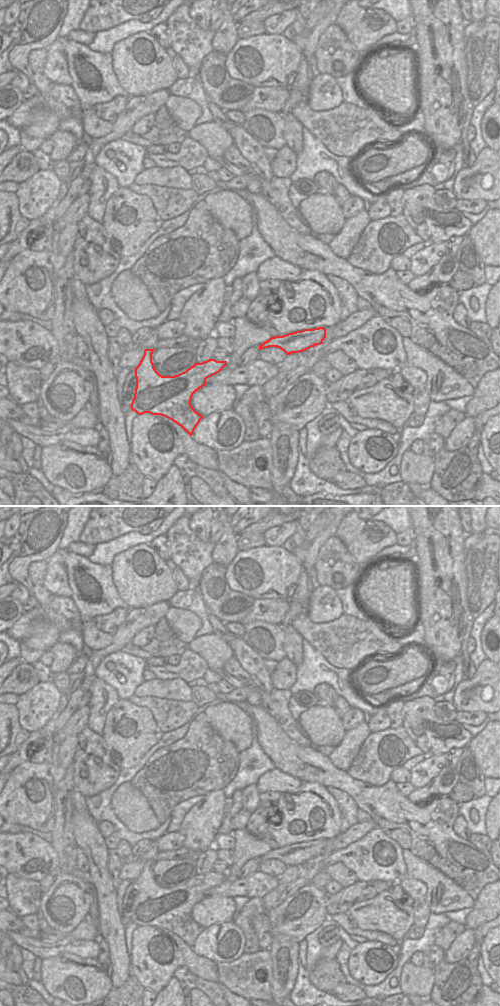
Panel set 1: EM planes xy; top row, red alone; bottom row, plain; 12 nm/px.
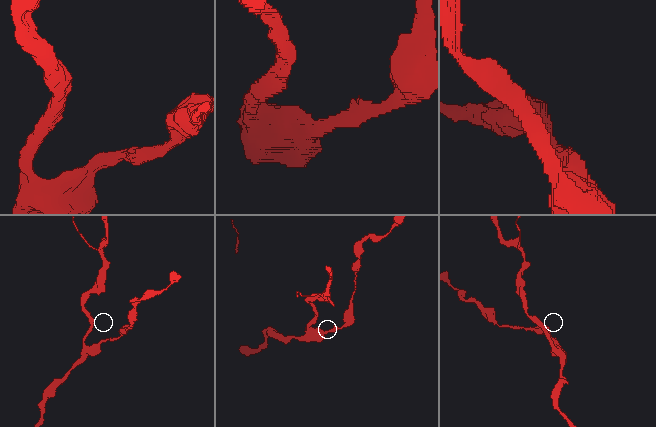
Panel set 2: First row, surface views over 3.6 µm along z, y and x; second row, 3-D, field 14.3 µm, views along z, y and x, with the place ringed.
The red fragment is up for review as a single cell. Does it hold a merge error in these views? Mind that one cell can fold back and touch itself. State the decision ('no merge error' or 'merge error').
no merge error

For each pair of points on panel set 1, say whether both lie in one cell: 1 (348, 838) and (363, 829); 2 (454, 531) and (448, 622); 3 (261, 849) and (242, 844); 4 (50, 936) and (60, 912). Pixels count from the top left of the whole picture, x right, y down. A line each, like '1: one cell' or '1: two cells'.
1: one cell
2: one cell
3: one cell
4: two cells

